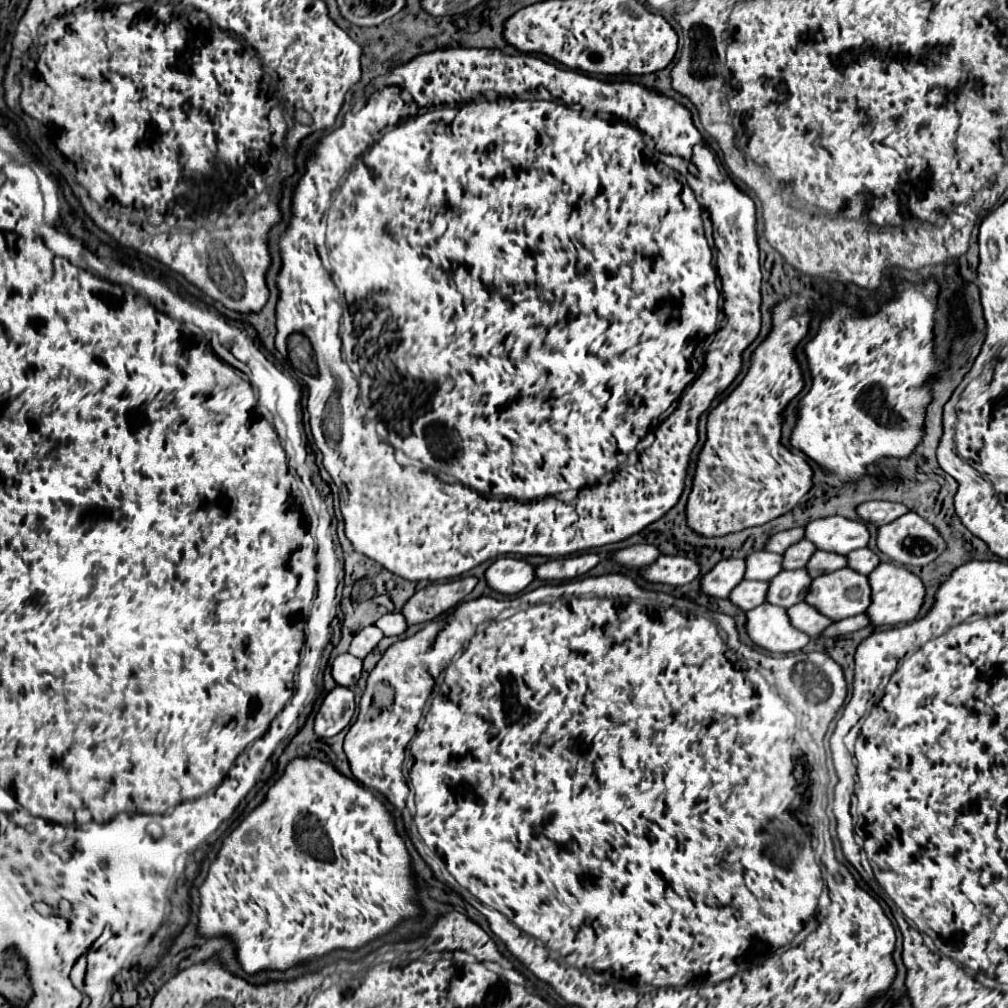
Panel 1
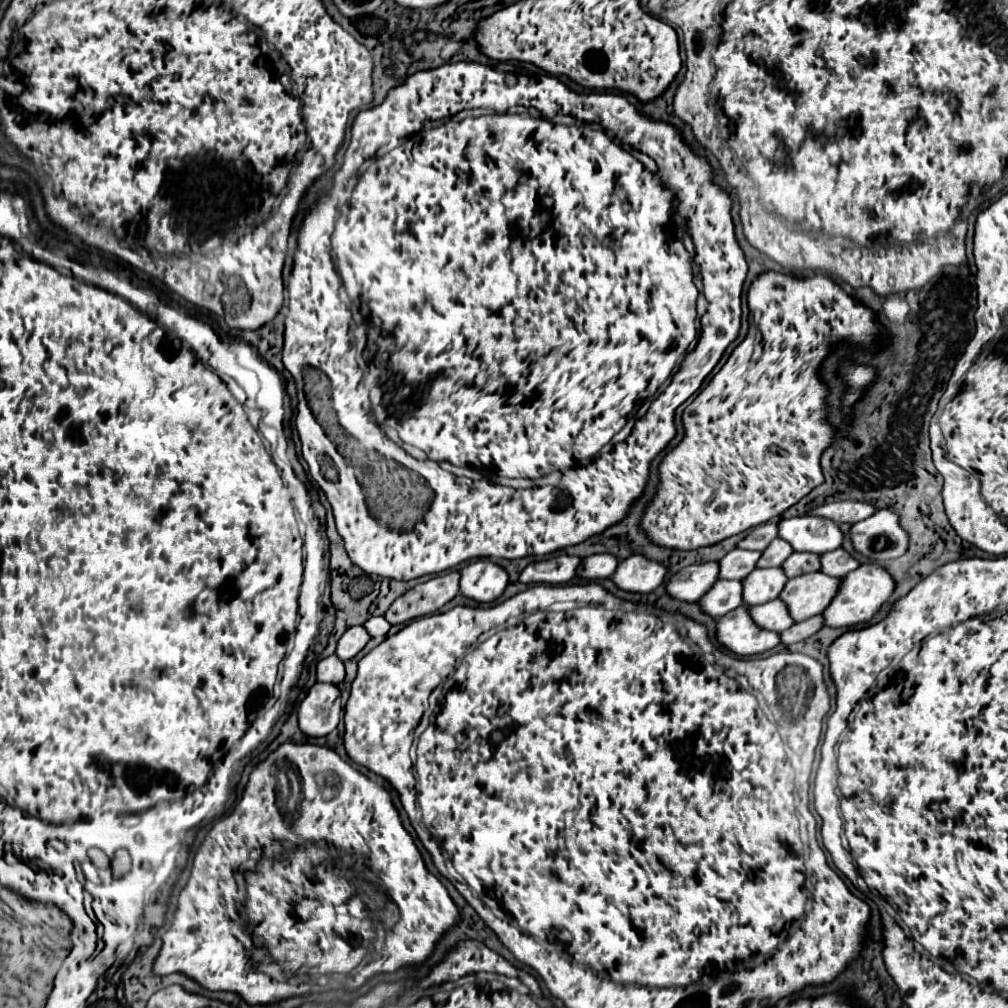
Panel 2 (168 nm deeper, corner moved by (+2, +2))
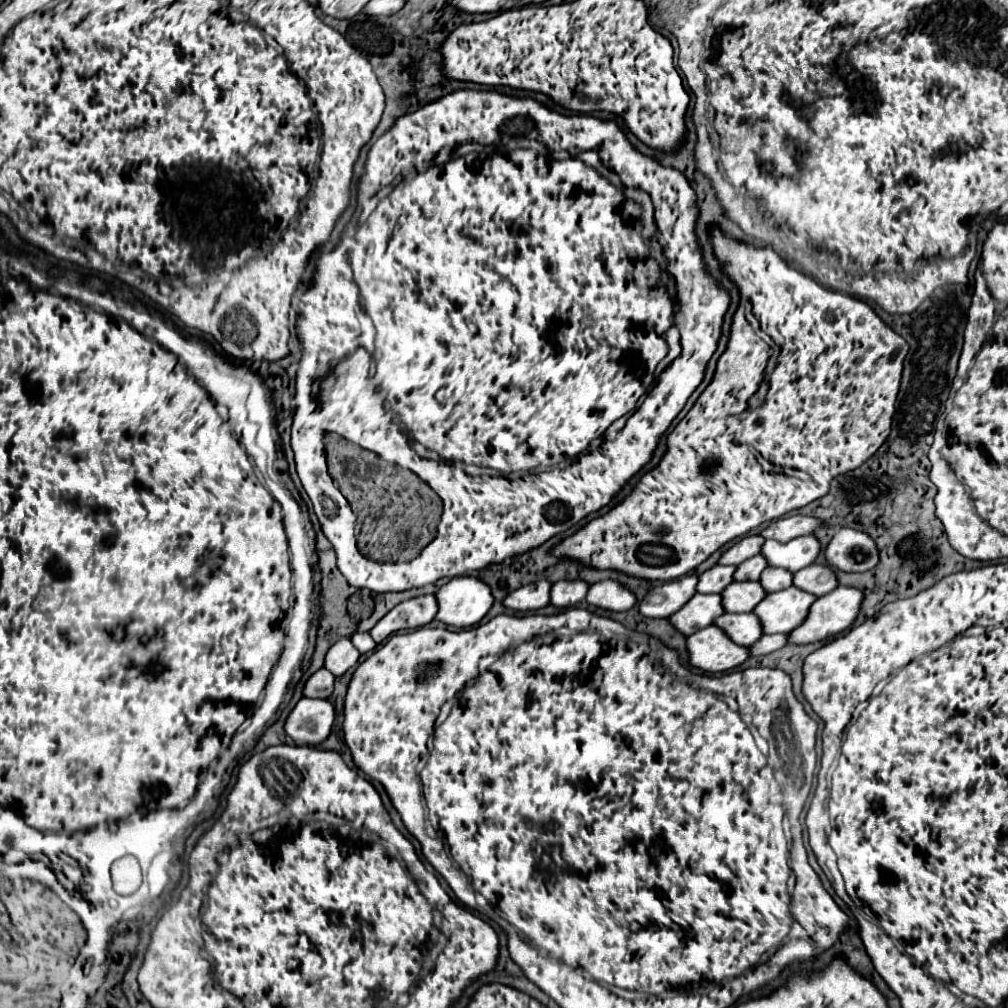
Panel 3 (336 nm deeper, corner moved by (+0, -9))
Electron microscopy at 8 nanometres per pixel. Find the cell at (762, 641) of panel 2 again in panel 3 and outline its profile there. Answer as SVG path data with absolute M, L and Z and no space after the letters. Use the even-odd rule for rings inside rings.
M706 626L686 638L688 664L702 672L718 674L736 668L748 658L748 648L734 644L720 628Z

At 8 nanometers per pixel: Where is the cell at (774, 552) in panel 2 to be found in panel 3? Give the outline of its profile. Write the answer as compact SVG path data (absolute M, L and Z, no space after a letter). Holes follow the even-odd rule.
M760 556L748 558L748 562L742 562L740 566L736 566L734 578L736 578L736 580L758 580L760 572L762 572L766 566L768 566L768 564L762 562Z

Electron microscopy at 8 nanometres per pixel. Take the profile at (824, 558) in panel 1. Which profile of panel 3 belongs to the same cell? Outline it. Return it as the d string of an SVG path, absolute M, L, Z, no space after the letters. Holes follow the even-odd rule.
M766 568L760 574L760 586L764 586L766 592L778 592L778 590L786 590L788 586L792 586L792 572L782 570L782 568Z

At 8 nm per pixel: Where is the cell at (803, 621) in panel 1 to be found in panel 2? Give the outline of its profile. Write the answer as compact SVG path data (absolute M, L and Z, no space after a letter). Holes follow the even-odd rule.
M774 599L770 603L764 605L756 605L750 607L750 615L754 617L754 621L770 631L786 631L792 627L792 623L796 623L794 619L790 619L790 613L786 611L786 605L780 599Z

